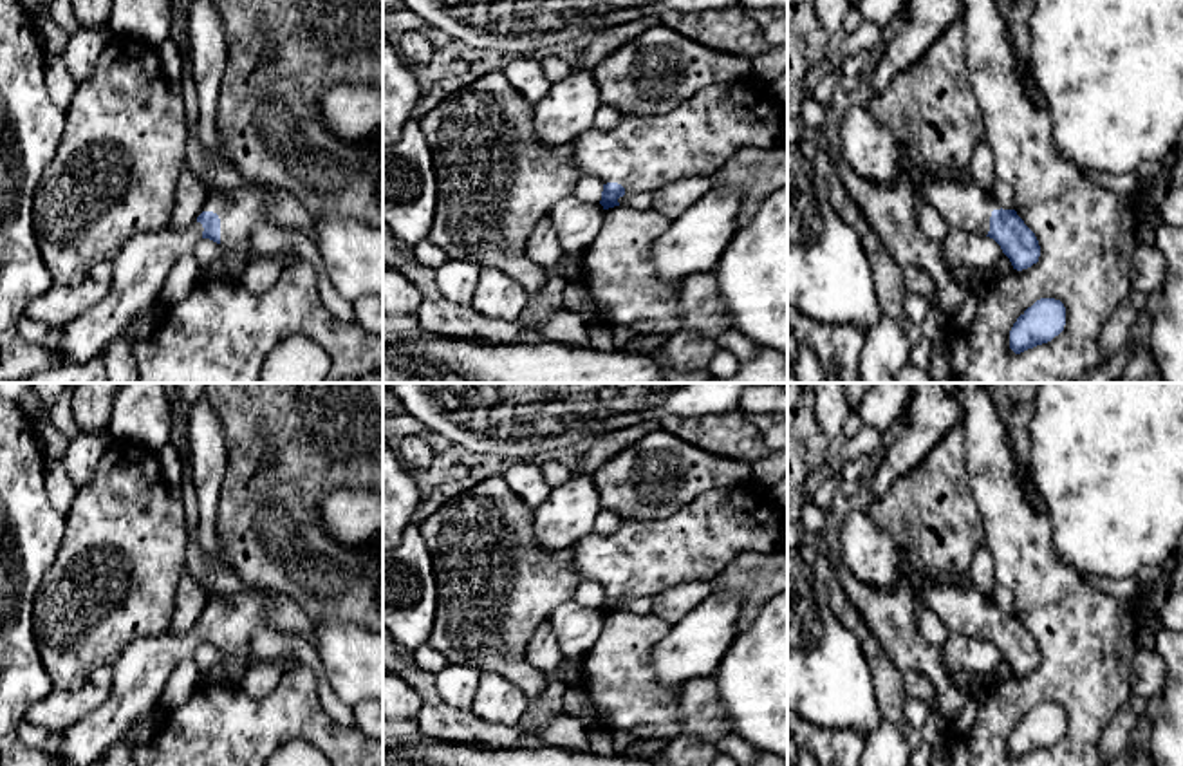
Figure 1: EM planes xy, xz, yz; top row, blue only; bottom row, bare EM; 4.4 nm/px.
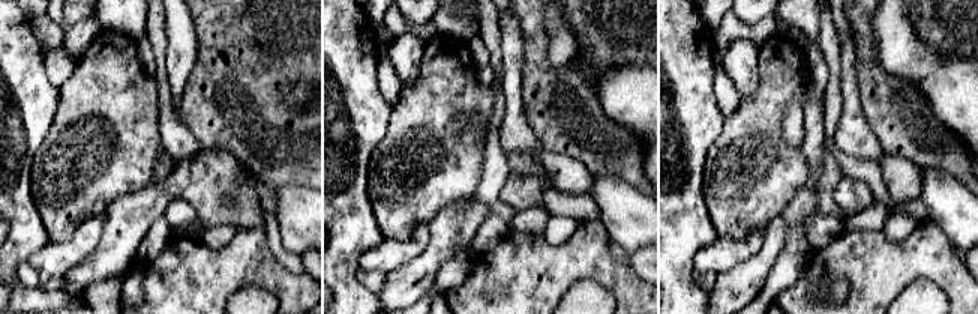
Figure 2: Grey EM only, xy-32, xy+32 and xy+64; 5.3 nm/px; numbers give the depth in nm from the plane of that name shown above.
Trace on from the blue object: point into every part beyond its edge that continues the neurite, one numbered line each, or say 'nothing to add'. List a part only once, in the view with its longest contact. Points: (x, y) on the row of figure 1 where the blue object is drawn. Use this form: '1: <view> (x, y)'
1: xy (139, 270)

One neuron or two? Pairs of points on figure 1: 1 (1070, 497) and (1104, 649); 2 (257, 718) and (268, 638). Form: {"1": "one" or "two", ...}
{"1": "two", "2": "two"}

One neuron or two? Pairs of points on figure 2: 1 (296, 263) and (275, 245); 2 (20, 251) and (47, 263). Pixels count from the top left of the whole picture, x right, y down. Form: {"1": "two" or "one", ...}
{"1": "one", "2": "two"}

